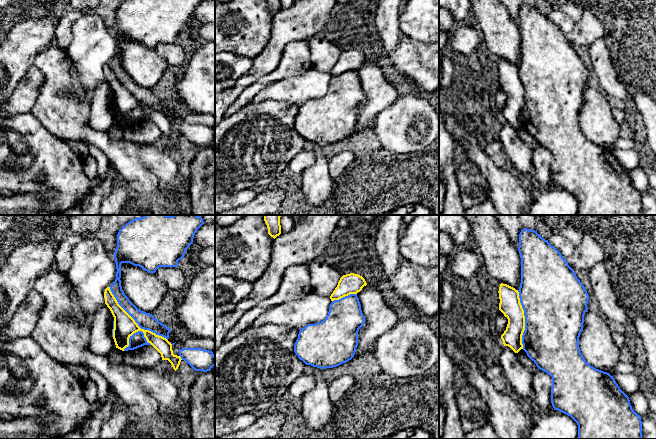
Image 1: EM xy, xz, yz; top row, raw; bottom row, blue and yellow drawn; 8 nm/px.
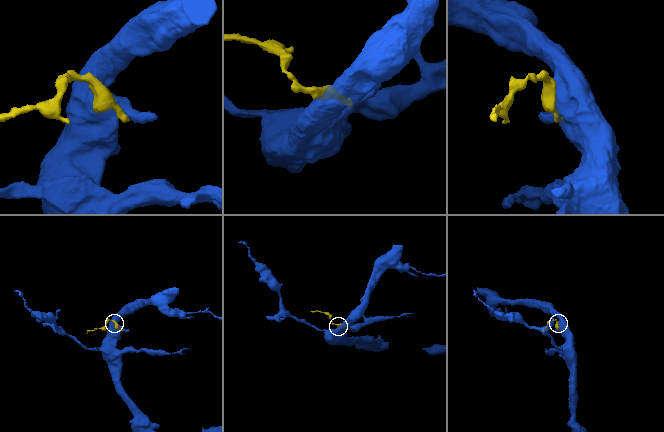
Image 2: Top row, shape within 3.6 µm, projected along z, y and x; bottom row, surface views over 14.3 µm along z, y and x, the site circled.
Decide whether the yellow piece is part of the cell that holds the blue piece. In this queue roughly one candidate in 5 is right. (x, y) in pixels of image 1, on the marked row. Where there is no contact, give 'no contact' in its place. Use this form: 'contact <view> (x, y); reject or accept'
contact xy (135, 321); reject

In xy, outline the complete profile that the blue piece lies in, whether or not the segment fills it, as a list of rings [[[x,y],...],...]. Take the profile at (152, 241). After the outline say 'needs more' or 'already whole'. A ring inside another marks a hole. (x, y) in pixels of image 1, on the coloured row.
[[[144,215],[129,221],[119,230],[114,252],[116,279],[110,290],[141,329],[167,340],[171,330],[152,314],[138,309],[125,295],[120,280],[121,264],[130,263],[148,273],[155,273],[159,267],[177,267],[203,224],[198,215]]] | already whole

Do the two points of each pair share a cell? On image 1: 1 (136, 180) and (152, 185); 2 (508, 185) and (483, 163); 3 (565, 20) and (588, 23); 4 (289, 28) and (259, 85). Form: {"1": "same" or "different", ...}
{"1": "same", "2": "same", "3": "different", "4": "different"}

